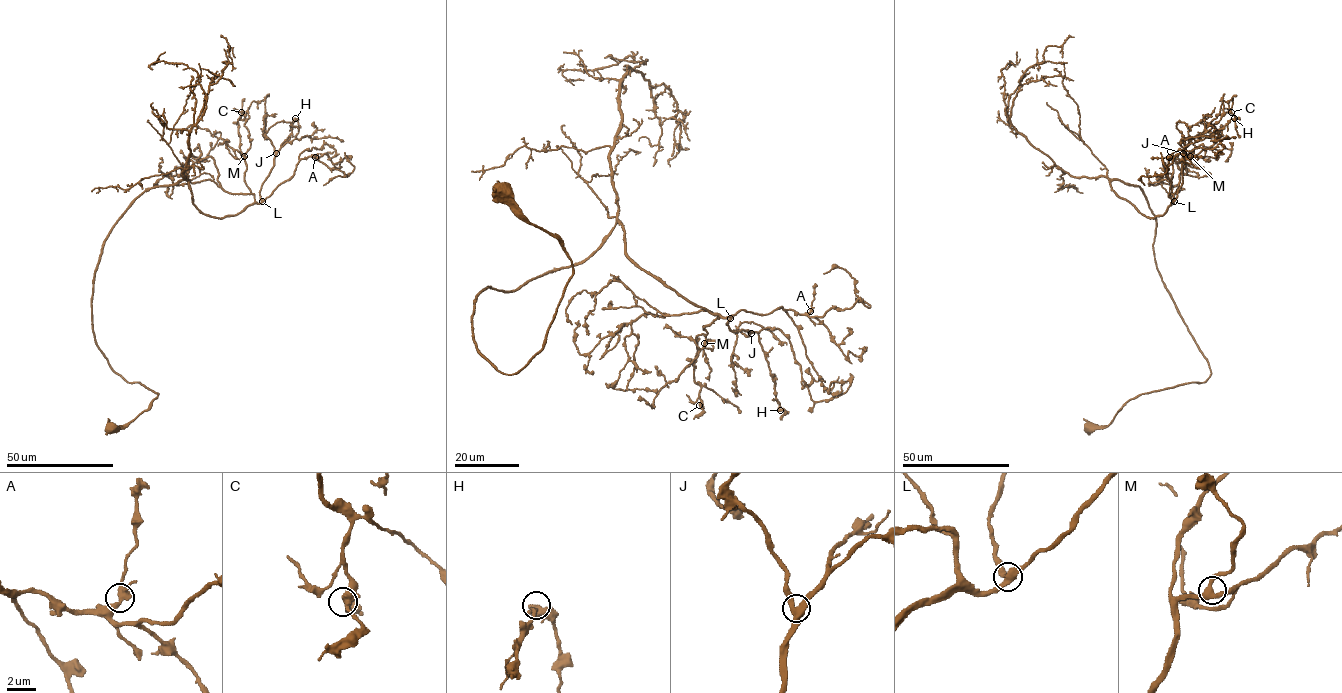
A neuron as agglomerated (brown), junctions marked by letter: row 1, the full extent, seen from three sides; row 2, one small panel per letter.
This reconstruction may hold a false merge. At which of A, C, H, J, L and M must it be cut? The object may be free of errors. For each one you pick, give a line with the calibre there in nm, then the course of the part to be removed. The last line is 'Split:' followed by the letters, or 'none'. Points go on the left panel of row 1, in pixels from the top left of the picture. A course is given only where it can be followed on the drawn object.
Split: none

